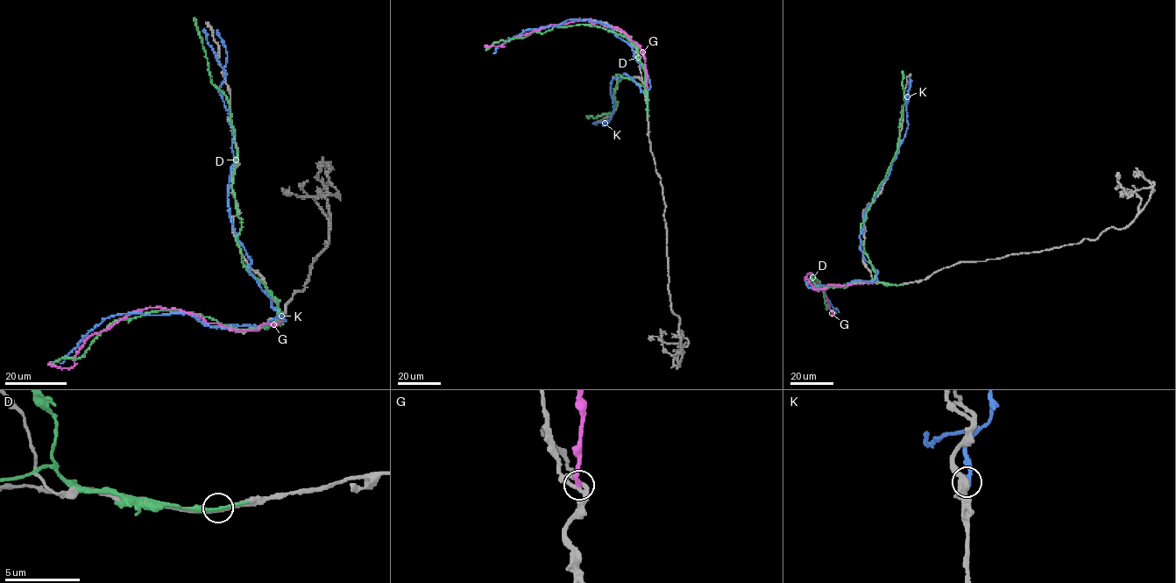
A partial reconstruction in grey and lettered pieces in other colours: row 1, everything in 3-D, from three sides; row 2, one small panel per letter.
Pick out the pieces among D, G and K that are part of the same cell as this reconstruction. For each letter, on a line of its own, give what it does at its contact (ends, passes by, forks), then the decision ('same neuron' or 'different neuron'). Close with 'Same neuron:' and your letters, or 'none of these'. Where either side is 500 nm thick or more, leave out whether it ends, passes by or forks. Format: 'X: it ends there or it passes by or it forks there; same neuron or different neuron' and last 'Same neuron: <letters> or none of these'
D: it passes by; different neuron
G: it ends there; different neuron
K: it ends there; different neuron
Same neuron: none of these

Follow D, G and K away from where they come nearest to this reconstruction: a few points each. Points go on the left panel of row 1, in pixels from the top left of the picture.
D: (281, 323), (277, 300), (243, 263), (230, 102), (212, 83), (194, 17)
G: (279, 321), (262, 323), (257, 330), (238, 330), (179, 309), (147, 307), (91, 334), (72, 366), (47, 363)
K: (279, 321), (271, 298), (249, 268), (251, 259), (230, 216), (233, 131), (219, 91), (224, 69), (203, 29)

